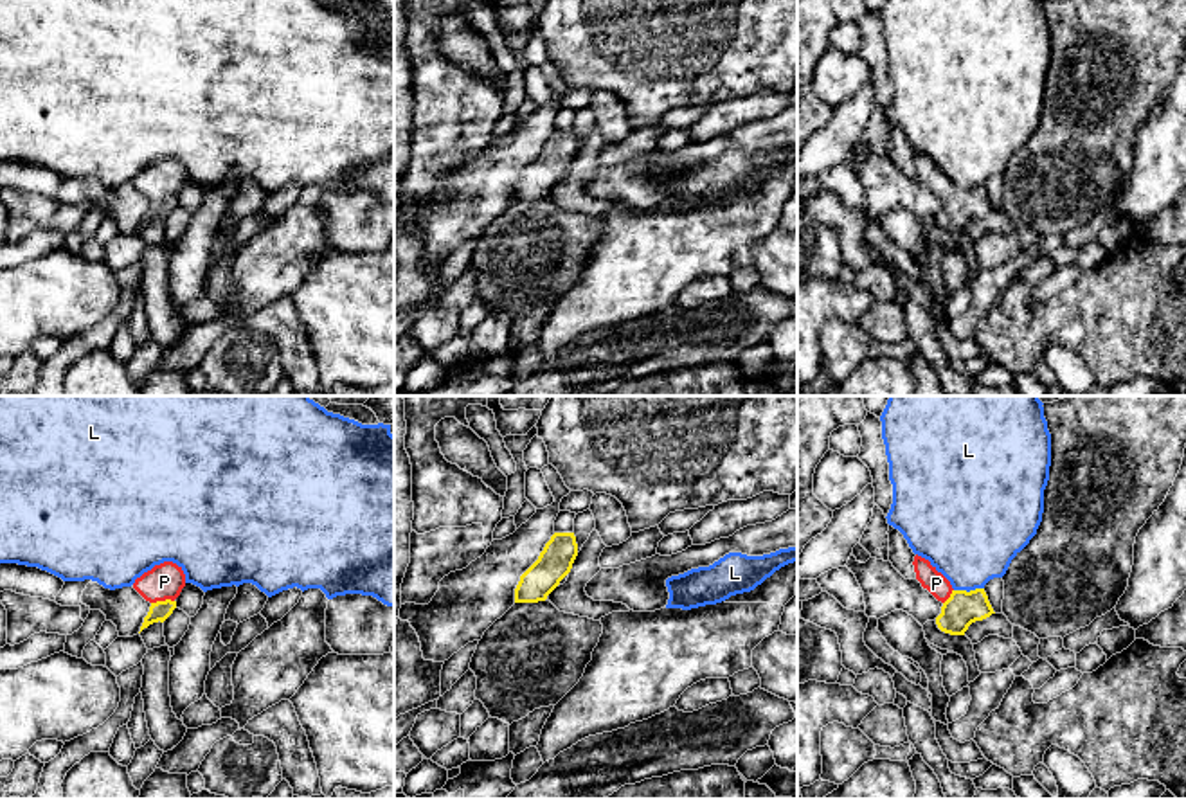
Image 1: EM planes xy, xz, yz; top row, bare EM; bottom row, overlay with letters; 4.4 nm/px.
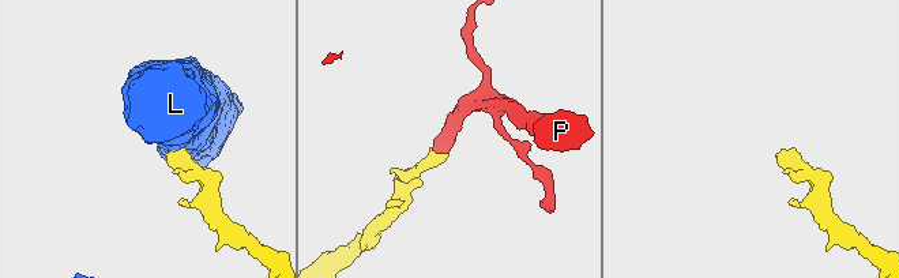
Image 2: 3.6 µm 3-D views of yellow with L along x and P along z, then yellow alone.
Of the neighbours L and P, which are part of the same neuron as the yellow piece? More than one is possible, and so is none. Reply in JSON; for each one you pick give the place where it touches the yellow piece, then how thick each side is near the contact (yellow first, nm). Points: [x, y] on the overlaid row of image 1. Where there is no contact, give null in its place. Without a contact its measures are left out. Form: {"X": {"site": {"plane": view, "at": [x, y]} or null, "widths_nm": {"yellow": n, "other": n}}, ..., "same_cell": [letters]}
{"P": {"site": {"plane": "xy", "at": [162, 601]}, "widths_nm": {"yellow": 90, "other": 160}}, "same_cell": ["P"]}

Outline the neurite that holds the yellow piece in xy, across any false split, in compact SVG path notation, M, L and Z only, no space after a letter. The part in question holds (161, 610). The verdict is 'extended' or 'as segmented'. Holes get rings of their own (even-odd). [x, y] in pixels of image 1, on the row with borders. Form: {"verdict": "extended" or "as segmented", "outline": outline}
{"verdict": "extended", "outline": "M173 561L155 565L135 579L133 588L151 603L140 632L153 623L164 623L176 608L176 597L185 587L185 574L182 567Z"}

